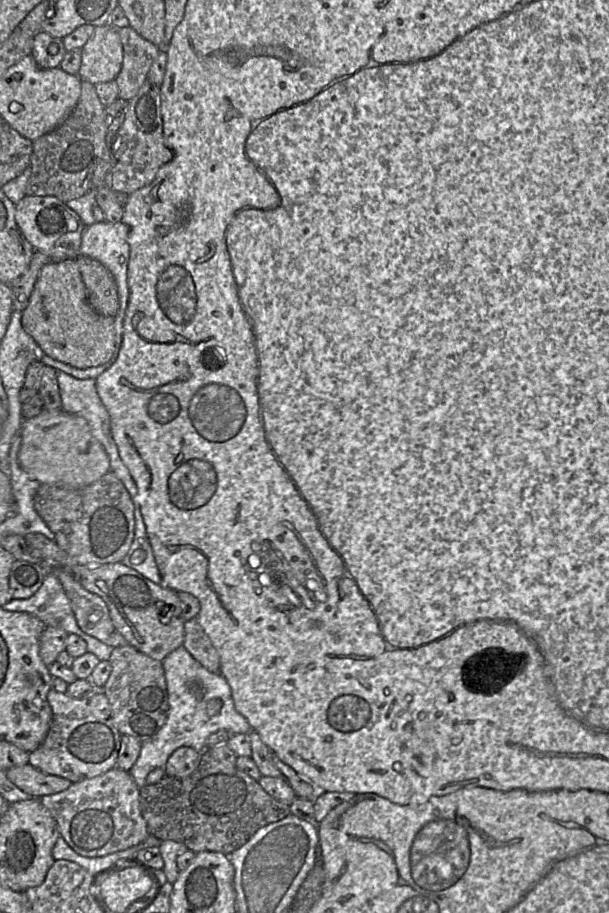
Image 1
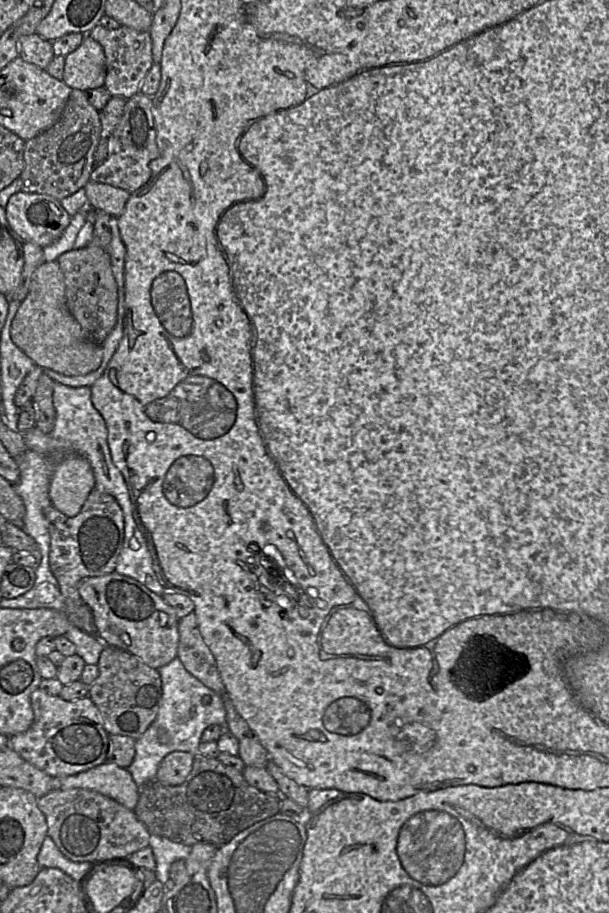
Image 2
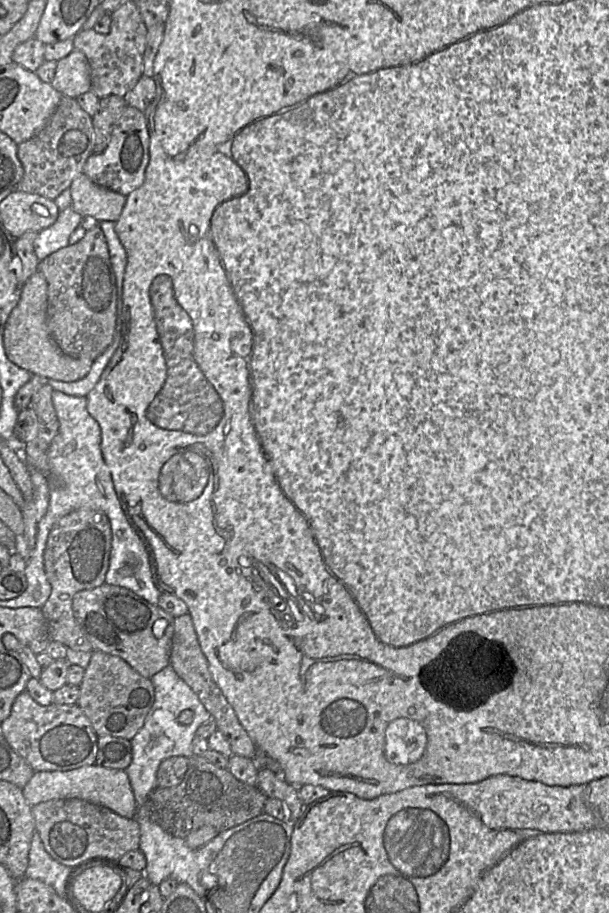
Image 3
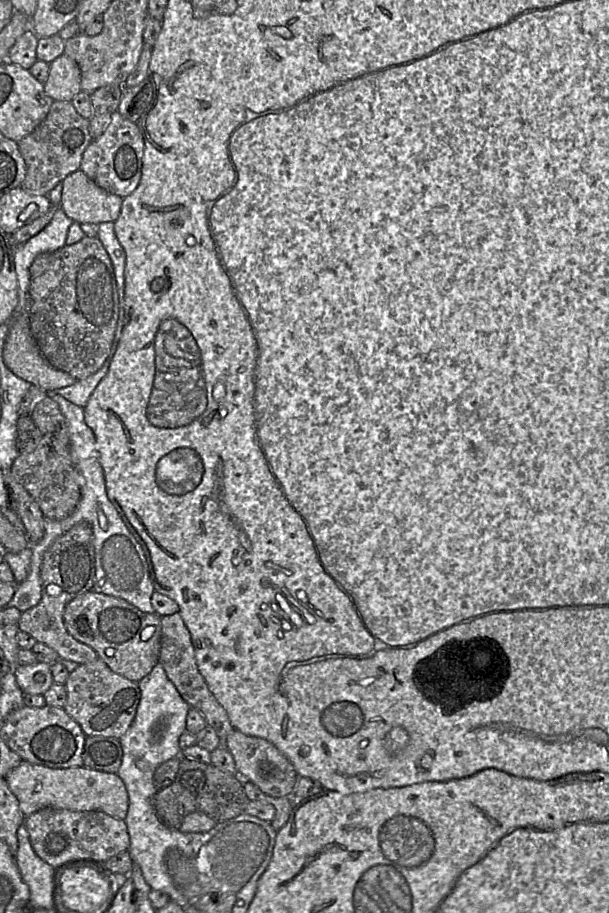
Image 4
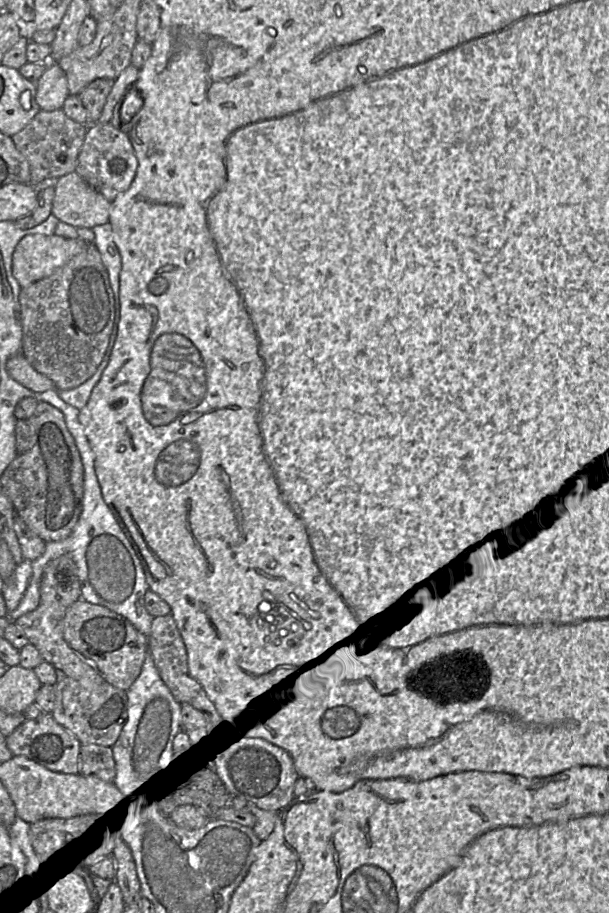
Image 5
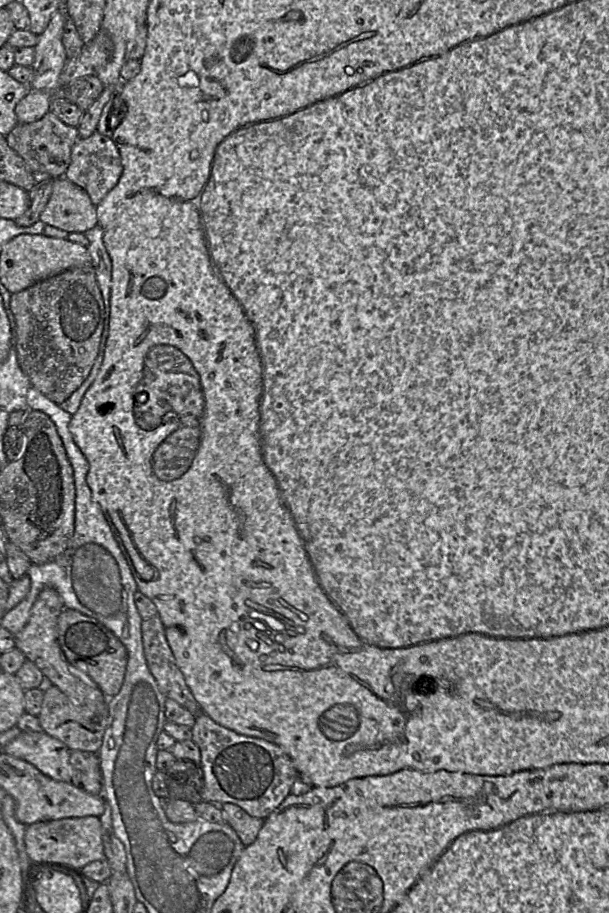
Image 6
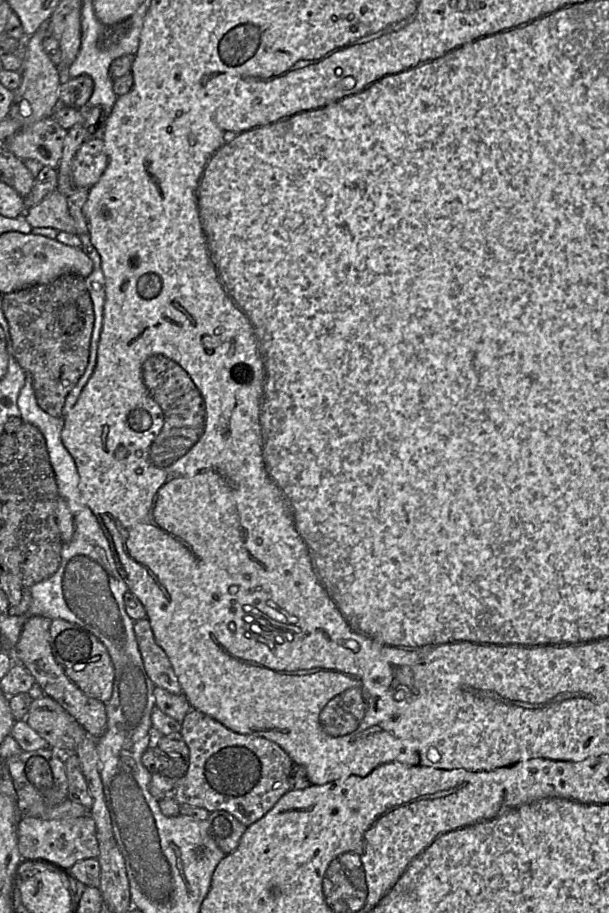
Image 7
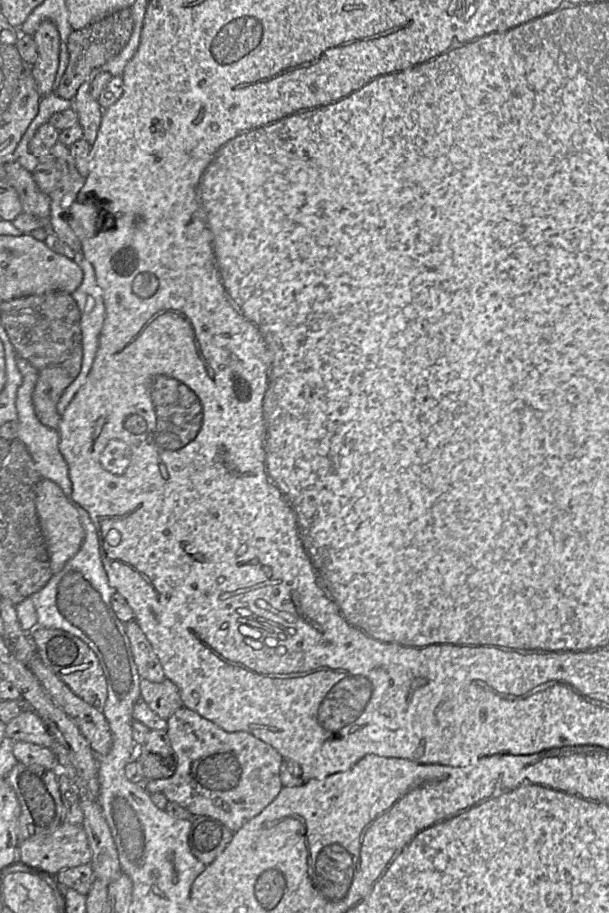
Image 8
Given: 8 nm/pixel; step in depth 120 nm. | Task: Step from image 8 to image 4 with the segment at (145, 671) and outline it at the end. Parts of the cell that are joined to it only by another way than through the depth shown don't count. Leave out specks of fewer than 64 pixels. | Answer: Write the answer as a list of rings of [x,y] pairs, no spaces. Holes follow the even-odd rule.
[[[179,613],[161,617],[161,641],[159,664],[164,668],[167,677],[175,685],[181,697],[204,716],[207,725],[214,729],[224,746],[227,736],[236,730],[222,705],[210,691],[204,677],[199,672],[191,635]]]

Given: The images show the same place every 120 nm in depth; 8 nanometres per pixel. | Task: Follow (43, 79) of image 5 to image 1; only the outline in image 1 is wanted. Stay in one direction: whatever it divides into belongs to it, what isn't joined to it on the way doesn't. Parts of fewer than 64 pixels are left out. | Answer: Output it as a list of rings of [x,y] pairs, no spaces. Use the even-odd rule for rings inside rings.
[[[110,24],[95,27],[81,49],[82,58],[78,77],[92,84],[115,80],[123,63],[123,45],[118,32]]]

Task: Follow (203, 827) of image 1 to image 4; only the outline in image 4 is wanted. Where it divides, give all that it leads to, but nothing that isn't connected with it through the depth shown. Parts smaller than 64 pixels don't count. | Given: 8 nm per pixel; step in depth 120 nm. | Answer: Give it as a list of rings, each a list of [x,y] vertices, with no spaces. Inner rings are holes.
[[[182,758],[174,782],[158,790],[153,798],[155,812],[168,827],[179,829],[184,818],[193,812],[203,812],[217,822],[224,822],[245,814],[250,800],[244,790],[244,780],[239,774],[231,775],[196,760]]]

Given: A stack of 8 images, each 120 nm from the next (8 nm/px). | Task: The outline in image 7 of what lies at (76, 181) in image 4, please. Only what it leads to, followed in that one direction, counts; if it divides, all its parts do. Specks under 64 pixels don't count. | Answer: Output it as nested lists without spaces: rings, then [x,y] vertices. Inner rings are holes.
[[[57,189],[37,205],[27,209],[24,217],[34,228],[51,227],[75,233],[74,220],[69,213],[67,200]]]

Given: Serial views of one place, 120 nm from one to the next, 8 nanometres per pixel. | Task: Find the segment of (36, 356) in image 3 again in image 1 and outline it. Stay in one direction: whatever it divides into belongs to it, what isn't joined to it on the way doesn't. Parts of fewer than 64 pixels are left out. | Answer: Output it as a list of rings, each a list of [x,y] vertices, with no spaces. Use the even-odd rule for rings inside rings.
[[[65,259],[49,260],[42,267],[28,305],[22,311],[21,325],[45,355],[86,369],[111,359],[115,345],[114,320],[115,317],[102,316],[91,307],[76,259]]]

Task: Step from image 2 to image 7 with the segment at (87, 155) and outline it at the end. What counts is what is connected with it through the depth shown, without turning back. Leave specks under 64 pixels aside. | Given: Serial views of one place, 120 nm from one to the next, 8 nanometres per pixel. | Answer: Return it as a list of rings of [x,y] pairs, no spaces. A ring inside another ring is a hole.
[[[45,117],[7,138],[3,144],[18,158],[33,159],[44,166],[57,168],[67,130],[52,117]]]

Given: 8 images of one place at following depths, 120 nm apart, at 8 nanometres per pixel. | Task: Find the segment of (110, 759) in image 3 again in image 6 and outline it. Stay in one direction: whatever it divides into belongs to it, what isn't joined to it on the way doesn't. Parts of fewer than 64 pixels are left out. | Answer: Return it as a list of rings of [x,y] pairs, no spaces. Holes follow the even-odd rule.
[[[74,750],[69,762],[72,767],[71,783],[88,794],[100,796],[103,779],[98,753]]]

